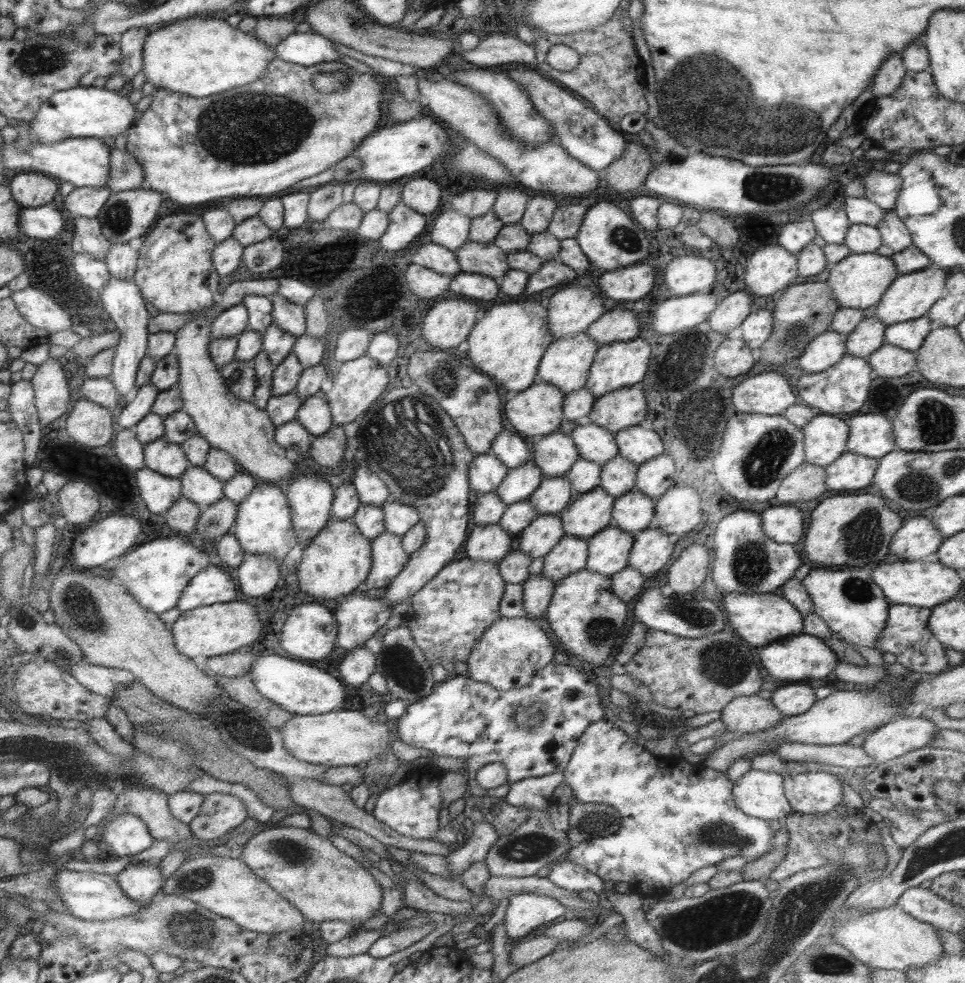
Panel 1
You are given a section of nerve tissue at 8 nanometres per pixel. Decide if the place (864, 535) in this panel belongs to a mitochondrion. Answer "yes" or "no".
yes

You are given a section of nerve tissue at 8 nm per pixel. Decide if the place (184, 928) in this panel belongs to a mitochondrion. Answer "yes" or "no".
yes

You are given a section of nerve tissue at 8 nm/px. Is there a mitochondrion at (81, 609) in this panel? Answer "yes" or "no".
yes

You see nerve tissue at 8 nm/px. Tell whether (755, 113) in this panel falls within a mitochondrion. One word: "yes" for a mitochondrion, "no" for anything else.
yes

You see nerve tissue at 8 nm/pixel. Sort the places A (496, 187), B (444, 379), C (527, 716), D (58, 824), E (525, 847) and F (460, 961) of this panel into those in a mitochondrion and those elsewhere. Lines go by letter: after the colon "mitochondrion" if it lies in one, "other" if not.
A: other
B: mitochondrion
C: mitochondrion
D: other
E: mitochondrion
F: other

